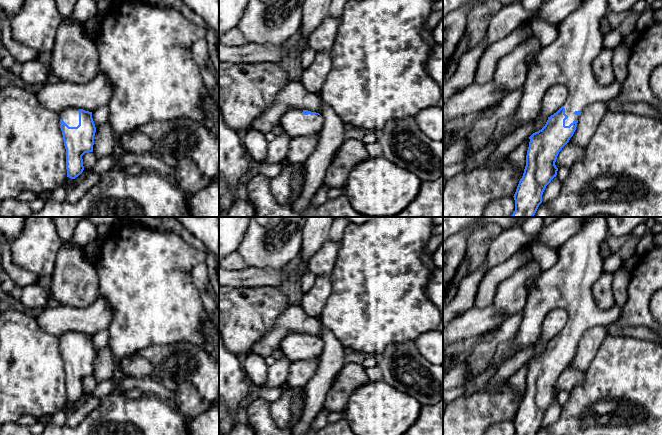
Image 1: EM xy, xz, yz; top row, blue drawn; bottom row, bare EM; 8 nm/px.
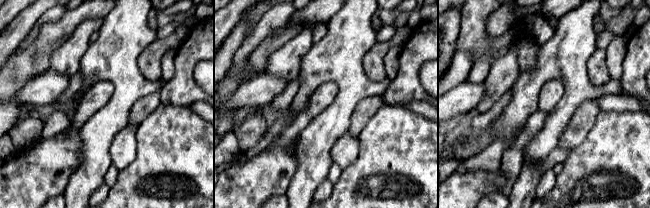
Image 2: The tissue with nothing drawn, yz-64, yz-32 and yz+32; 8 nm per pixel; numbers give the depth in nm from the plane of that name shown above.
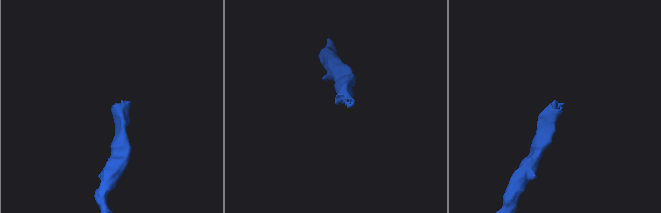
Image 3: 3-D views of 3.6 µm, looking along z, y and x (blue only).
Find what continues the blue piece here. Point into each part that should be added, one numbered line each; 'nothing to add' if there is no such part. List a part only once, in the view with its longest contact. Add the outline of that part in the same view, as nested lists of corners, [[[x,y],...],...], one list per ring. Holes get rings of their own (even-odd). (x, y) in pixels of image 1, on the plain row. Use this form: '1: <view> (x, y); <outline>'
1: xy (70, 340); [[[66,332],[59,337],[59,340],[69,351],[79,349],[79,333],[77,332]]]

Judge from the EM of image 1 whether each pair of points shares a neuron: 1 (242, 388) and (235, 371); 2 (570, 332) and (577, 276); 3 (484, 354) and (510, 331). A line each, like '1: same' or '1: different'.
1: same
2: same
3: same

